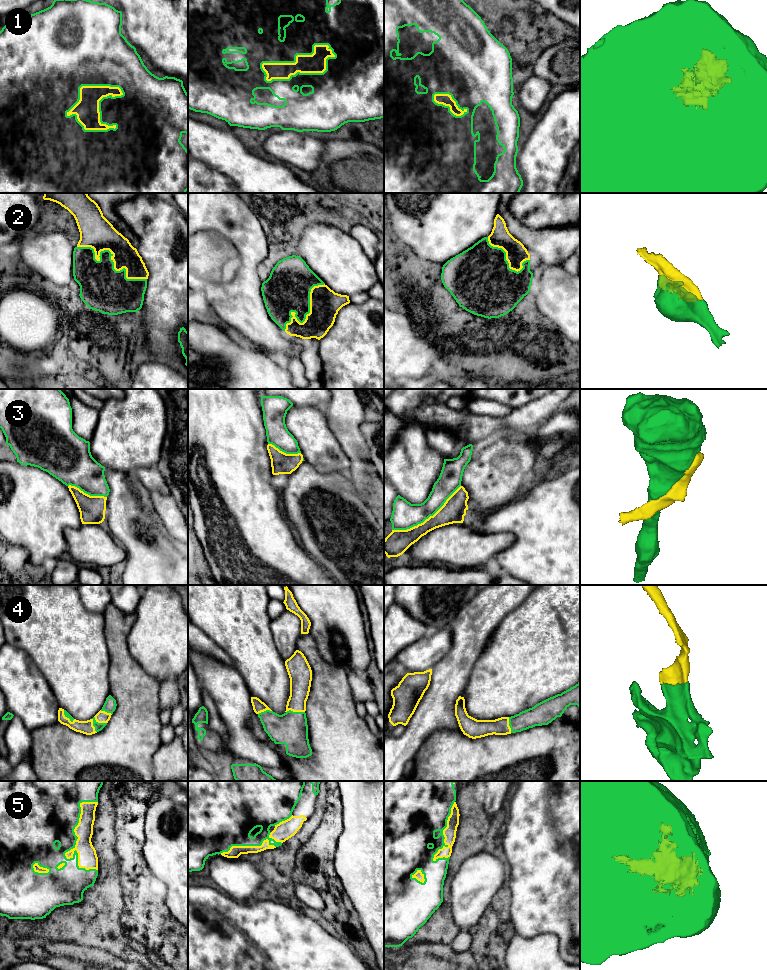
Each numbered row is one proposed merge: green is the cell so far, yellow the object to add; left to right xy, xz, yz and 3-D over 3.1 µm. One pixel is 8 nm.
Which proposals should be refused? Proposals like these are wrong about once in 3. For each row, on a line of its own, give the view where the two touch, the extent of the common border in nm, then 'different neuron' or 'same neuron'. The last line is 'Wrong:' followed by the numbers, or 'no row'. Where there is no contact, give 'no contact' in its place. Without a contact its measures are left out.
1: meets green in xy; contact 500 nm long; same neuron
2: meets green in xy; contact 600 nm long; same neuron
3: meets green in yz; contact 650 nm long; different neuron
4: meets green in xy; contact 140 nm long; same neuron
5: meets green in xy; contact 550 nm long; same neuron
Wrong: 3

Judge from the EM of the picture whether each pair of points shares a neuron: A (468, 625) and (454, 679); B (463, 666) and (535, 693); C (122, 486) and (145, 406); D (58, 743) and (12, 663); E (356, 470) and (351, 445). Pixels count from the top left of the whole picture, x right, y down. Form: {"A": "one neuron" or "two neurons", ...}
{"A": "one neuron", "B": "two neurons", "C": "two neurons", "D": "two neurons", "E": "one neuron"}

